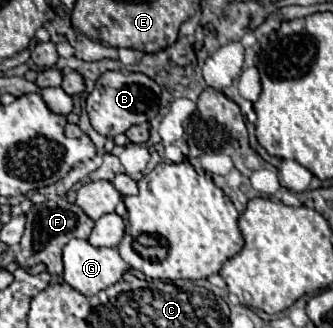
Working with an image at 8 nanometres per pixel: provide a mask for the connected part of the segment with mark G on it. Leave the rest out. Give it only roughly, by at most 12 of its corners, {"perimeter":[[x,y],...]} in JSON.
{"perimeter":[[72,238],[64,246],[64,280],[84,296],[130,270],[116,248]]}

